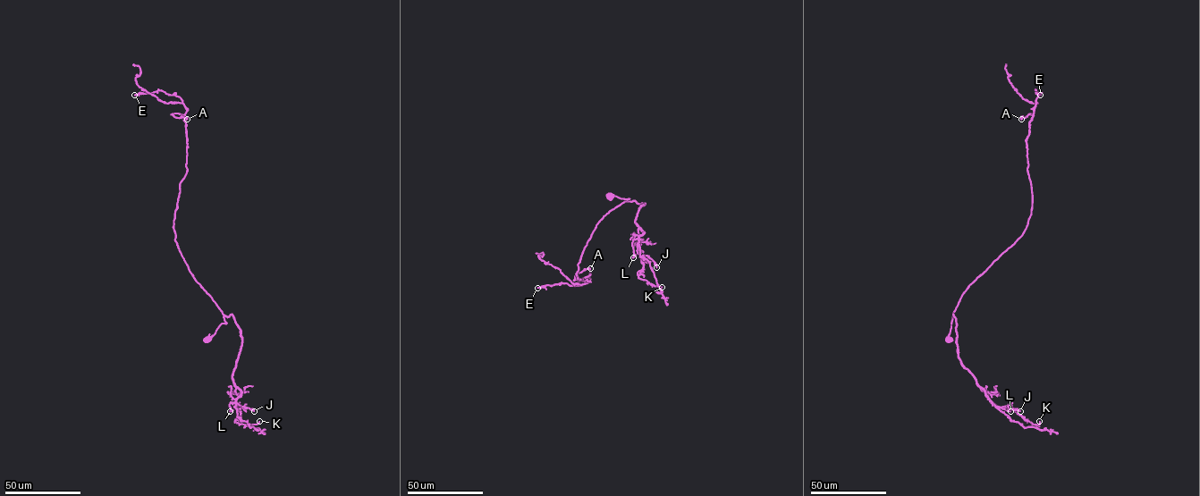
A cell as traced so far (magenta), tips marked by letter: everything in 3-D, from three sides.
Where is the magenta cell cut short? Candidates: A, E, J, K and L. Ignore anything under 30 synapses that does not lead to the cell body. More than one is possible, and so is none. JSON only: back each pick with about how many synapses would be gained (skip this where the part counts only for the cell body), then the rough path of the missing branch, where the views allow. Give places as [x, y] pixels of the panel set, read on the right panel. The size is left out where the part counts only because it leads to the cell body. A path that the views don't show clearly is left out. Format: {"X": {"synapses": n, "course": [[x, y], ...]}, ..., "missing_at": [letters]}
{"E": {"synapses": 30, "course": [[1040, 95], [1035, 101], [1037, 96], [1032, 88]]}, "missing_at": ["E"]}

